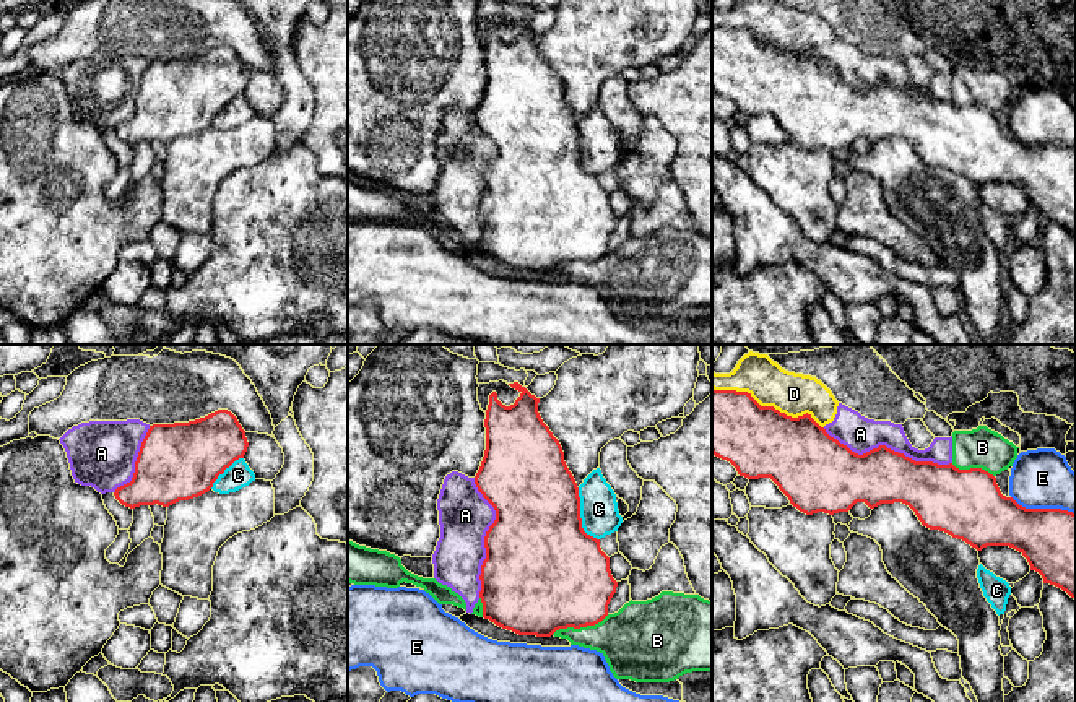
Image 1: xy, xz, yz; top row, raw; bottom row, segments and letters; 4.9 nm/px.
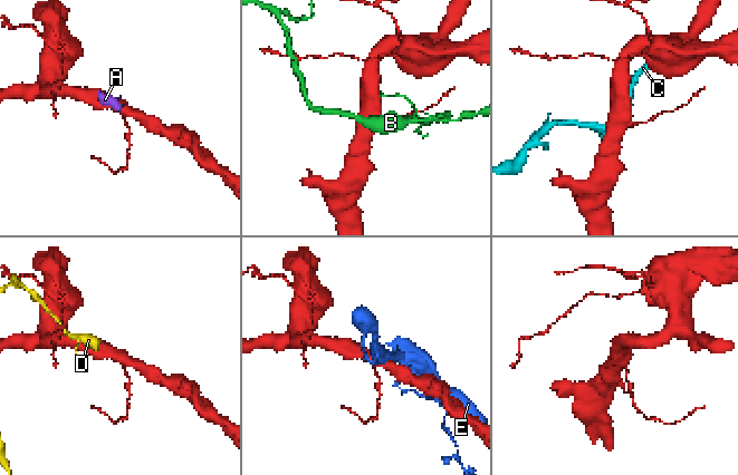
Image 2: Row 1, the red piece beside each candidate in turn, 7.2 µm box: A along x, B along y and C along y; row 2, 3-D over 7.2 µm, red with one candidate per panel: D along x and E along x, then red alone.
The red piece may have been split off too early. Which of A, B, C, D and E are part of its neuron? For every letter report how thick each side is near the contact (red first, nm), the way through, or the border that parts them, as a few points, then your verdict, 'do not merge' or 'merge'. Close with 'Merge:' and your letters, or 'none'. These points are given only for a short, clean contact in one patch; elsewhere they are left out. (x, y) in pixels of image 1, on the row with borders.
A: 280/180 nm | do not merge
B: 460/300 nm | do not merge
C: 480/190 nm | do not merge
D: 360/200 nm | do not merge
E: 380/300 nm | do not merge
Merge: none

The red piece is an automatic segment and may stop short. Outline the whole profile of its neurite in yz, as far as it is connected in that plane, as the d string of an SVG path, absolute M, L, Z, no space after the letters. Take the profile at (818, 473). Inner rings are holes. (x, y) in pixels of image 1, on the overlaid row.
M712 388L712 453L730 462L748 479L770 478L790 504L806 515L848 512L857 502L909 505L923 526L962 540L977 551L1009 546L1019 551L1043 583L1076 600L1076 514L1061 509L1026 509L1001 494L996 478L982 468L915 462L879 445L863 455L831 437L811 414L787 416L761 406L748 392Z

